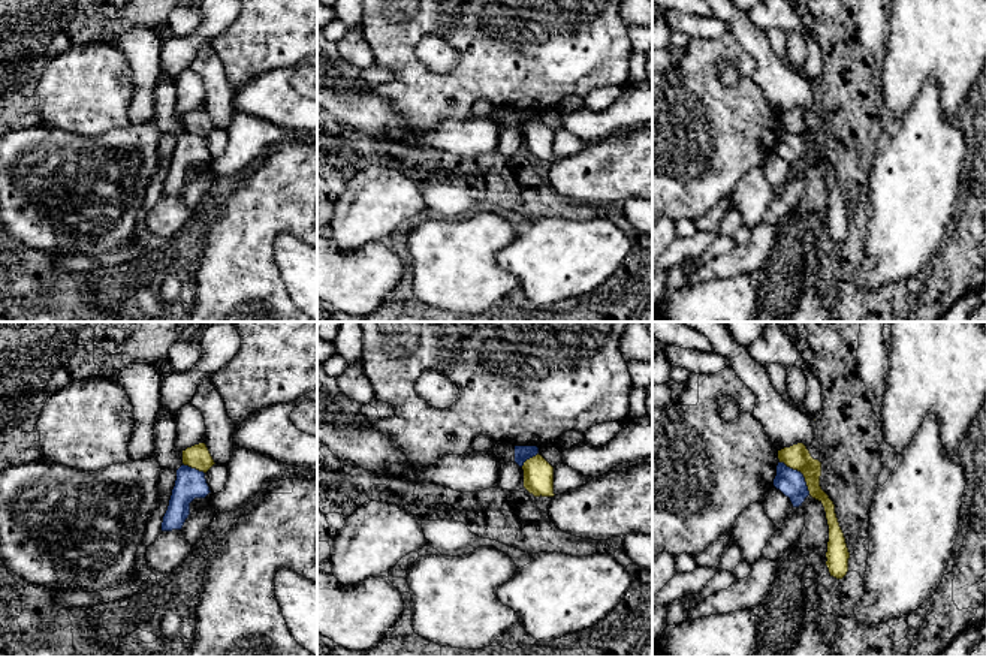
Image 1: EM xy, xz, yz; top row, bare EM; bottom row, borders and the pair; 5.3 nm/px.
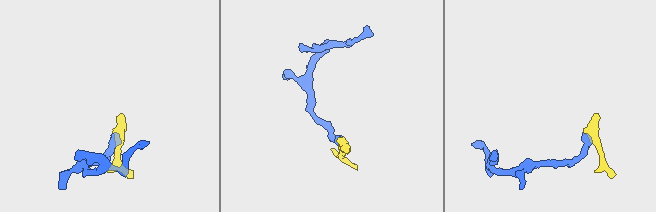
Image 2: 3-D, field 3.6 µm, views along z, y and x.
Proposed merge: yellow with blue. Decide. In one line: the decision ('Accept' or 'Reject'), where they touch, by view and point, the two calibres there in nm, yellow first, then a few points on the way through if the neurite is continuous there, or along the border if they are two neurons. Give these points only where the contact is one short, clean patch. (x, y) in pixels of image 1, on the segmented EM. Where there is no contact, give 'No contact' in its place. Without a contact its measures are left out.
Reject. Touches yellow at yz (801, 472). Thickness 140 nm (yellow) against 150 nm. Boundary: yz (780, 461), (802, 475), (810, 494)

